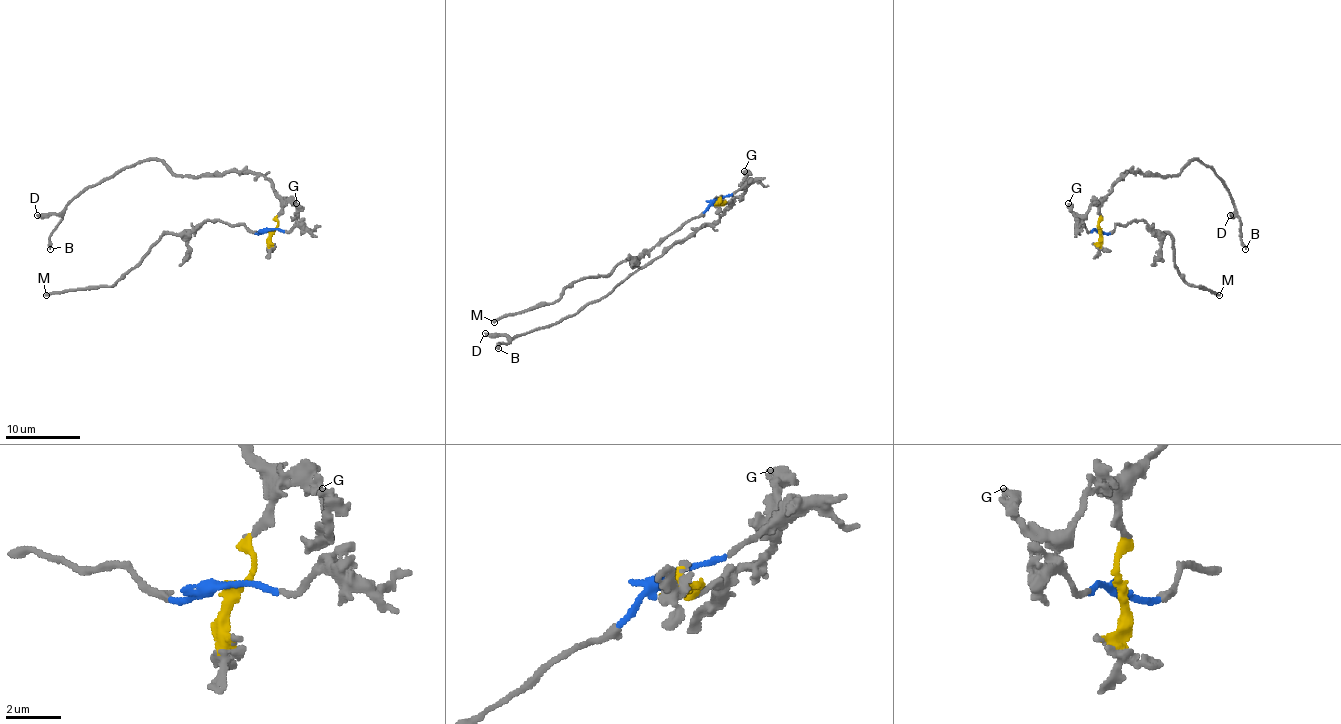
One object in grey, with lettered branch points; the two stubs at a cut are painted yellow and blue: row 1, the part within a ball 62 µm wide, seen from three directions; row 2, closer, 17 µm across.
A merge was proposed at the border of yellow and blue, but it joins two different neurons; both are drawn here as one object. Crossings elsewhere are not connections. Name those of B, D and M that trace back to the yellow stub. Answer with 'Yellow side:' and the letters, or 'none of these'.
Yellow side: B, D

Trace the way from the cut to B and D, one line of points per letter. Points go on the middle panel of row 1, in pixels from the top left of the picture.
B: (718, 201), (730, 203), (709, 225), (676, 240), (599, 300), (510, 342), (499, 342), (497, 348)
D: (718, 201), (730, 203), (709, 225), (676, 240), (659, 257), (573, 315), (508, 337), (484, 333)

